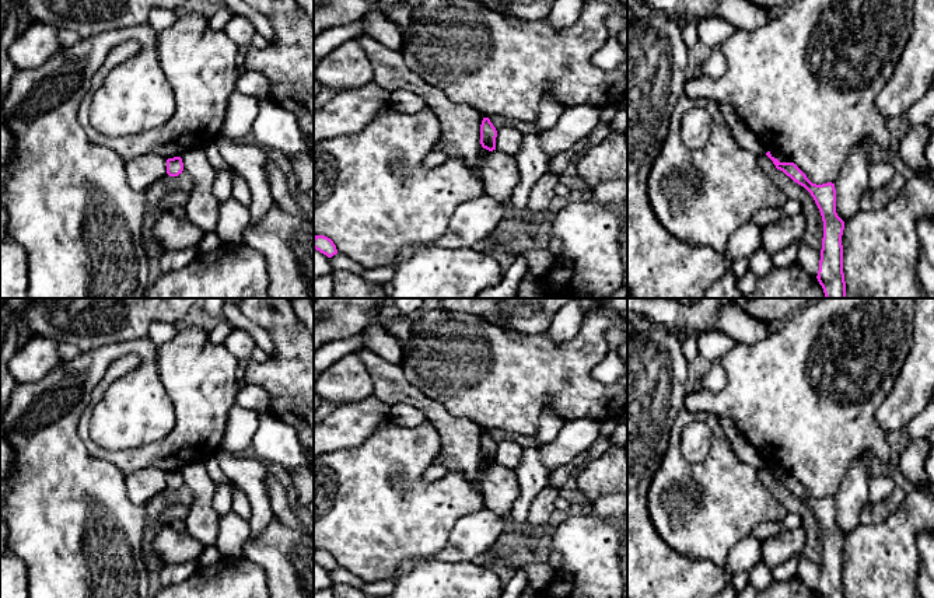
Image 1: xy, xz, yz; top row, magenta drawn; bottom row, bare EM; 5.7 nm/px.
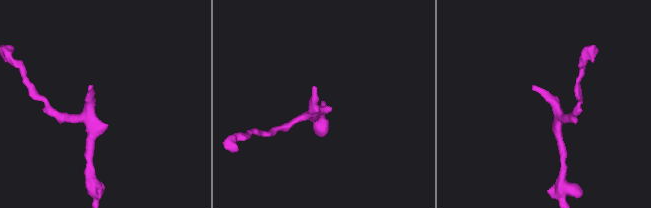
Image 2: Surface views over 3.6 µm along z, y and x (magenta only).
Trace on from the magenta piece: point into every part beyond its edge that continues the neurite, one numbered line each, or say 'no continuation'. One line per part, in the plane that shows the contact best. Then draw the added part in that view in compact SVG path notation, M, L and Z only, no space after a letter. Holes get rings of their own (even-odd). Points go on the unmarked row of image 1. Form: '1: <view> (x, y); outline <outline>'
no continuation

